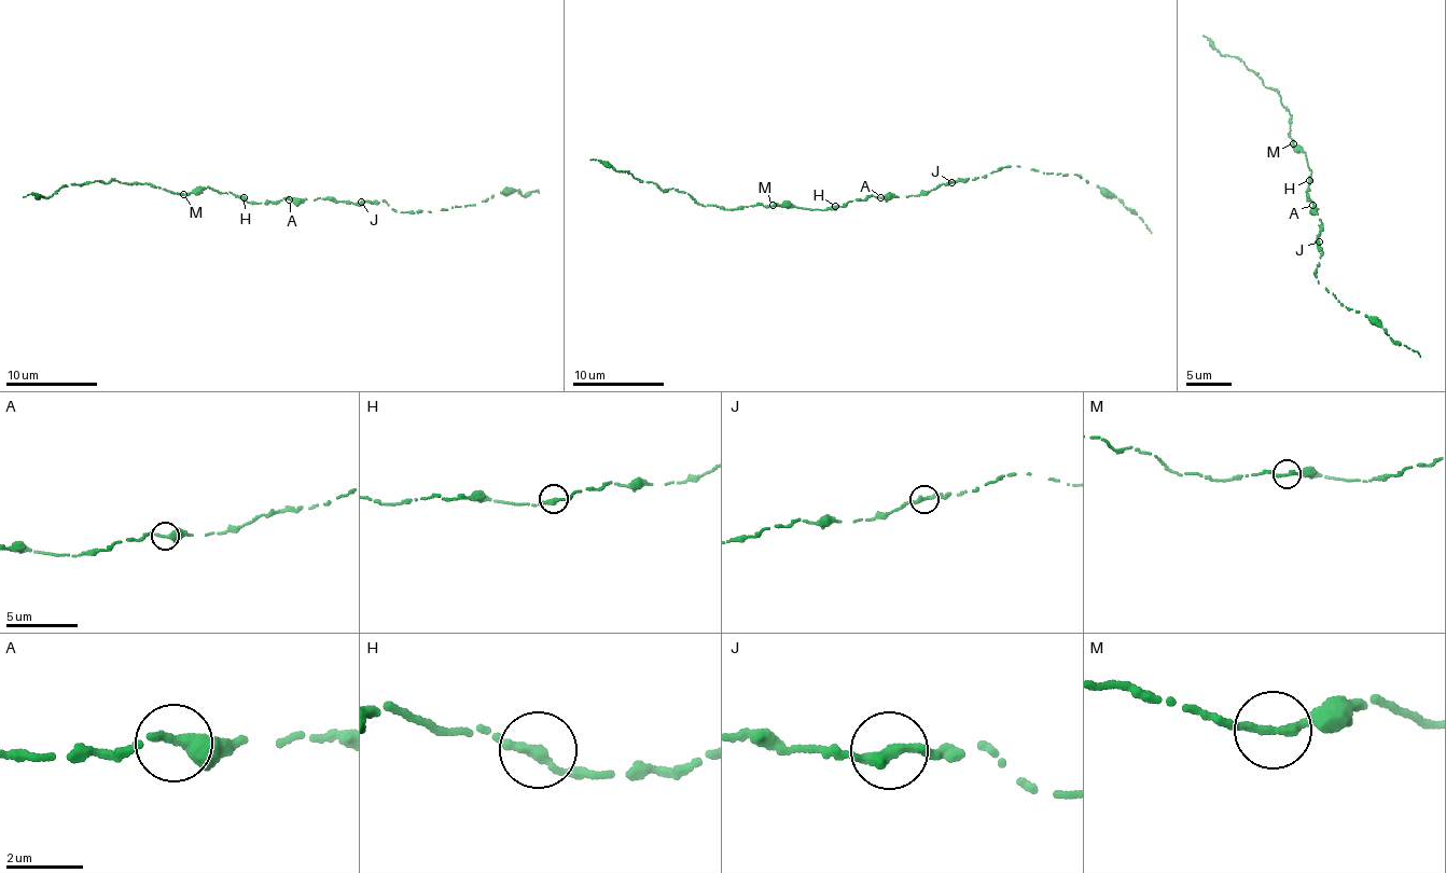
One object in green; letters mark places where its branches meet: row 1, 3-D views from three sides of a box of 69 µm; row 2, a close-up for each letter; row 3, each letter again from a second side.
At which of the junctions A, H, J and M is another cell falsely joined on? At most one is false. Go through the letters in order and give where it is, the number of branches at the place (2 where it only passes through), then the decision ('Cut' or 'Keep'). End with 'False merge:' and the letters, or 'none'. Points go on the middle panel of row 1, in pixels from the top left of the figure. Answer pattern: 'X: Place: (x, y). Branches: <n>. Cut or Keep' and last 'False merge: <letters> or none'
A: Place: (880, 197). Branches: 2. Keep
H: Place: (835, 206). Branches: 2. Keep
J: Place: (951, 182). Branches: 2. Keep
M: Place: (773, 205). Branches: 2. Keep
False merge: none

